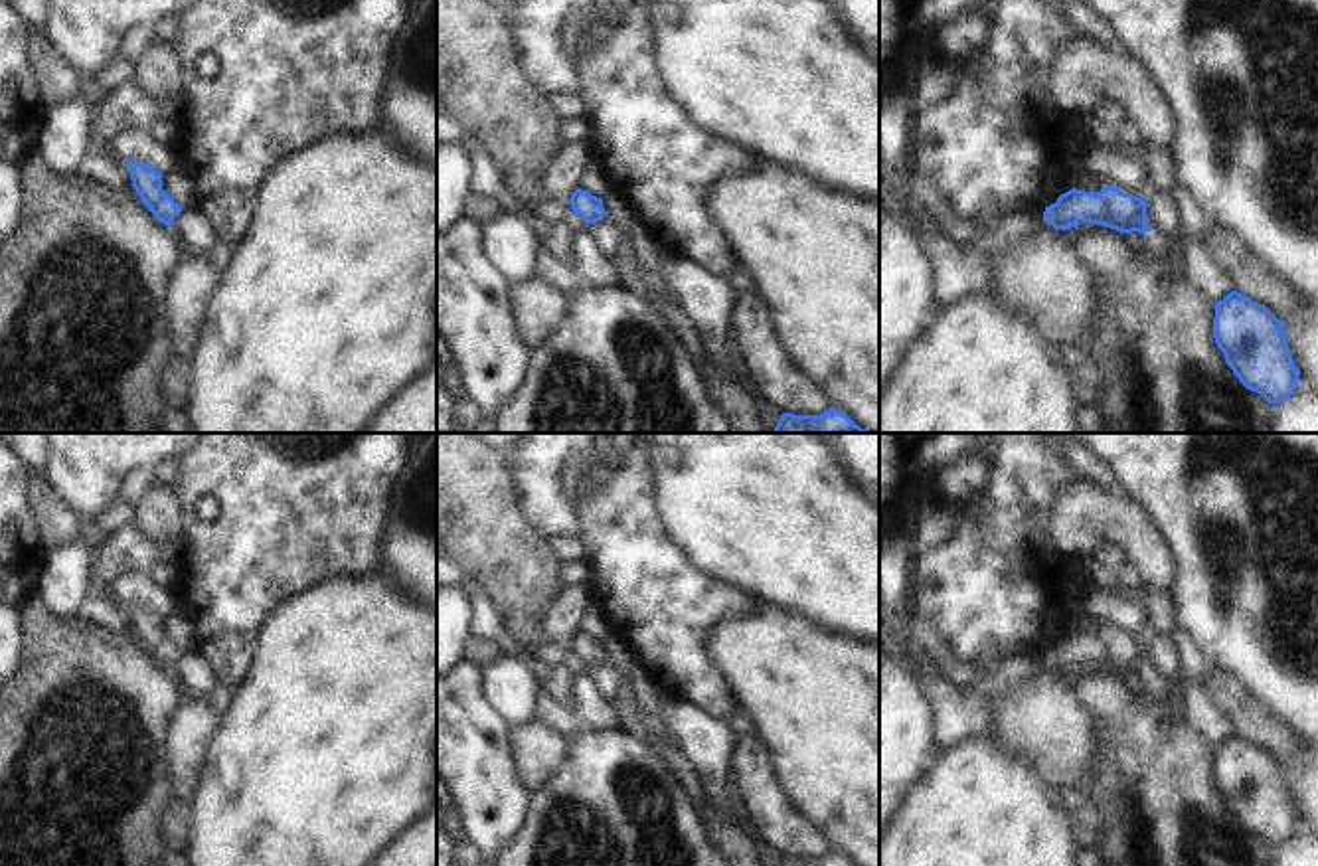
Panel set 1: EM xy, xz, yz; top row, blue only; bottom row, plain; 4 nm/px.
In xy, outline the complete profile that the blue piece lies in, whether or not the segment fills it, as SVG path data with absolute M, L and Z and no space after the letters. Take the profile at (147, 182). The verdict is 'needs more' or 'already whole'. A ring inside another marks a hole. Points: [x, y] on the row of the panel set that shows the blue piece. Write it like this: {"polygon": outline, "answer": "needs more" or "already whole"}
{"polygon": "M126 160L132 188L144 202L144 206L154 214L164 225L172 225L174 217L182 208L162 190L162 174L158 174L150 164Z", "answer": "already whole"}

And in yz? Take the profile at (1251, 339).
{"polygon": "M1231 291L1215 303L1213 338L1239 382L1269 403L1294 395L1298 368L1278 320L1265 304Z", "answer": "already whole"}

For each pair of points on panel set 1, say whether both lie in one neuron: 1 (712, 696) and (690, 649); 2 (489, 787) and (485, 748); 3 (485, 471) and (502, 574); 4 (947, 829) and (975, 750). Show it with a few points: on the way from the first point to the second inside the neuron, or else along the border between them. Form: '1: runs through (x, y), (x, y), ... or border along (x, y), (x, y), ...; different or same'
1: runs through (702, 685), (690, 673), (690, 661); same
2: runs through (485, 778), (485, 758); same
3: runs through (485, 497), (485, 532), (498, 548); same
4: runs through (967, 809), (975, 801), (975, 770); same

